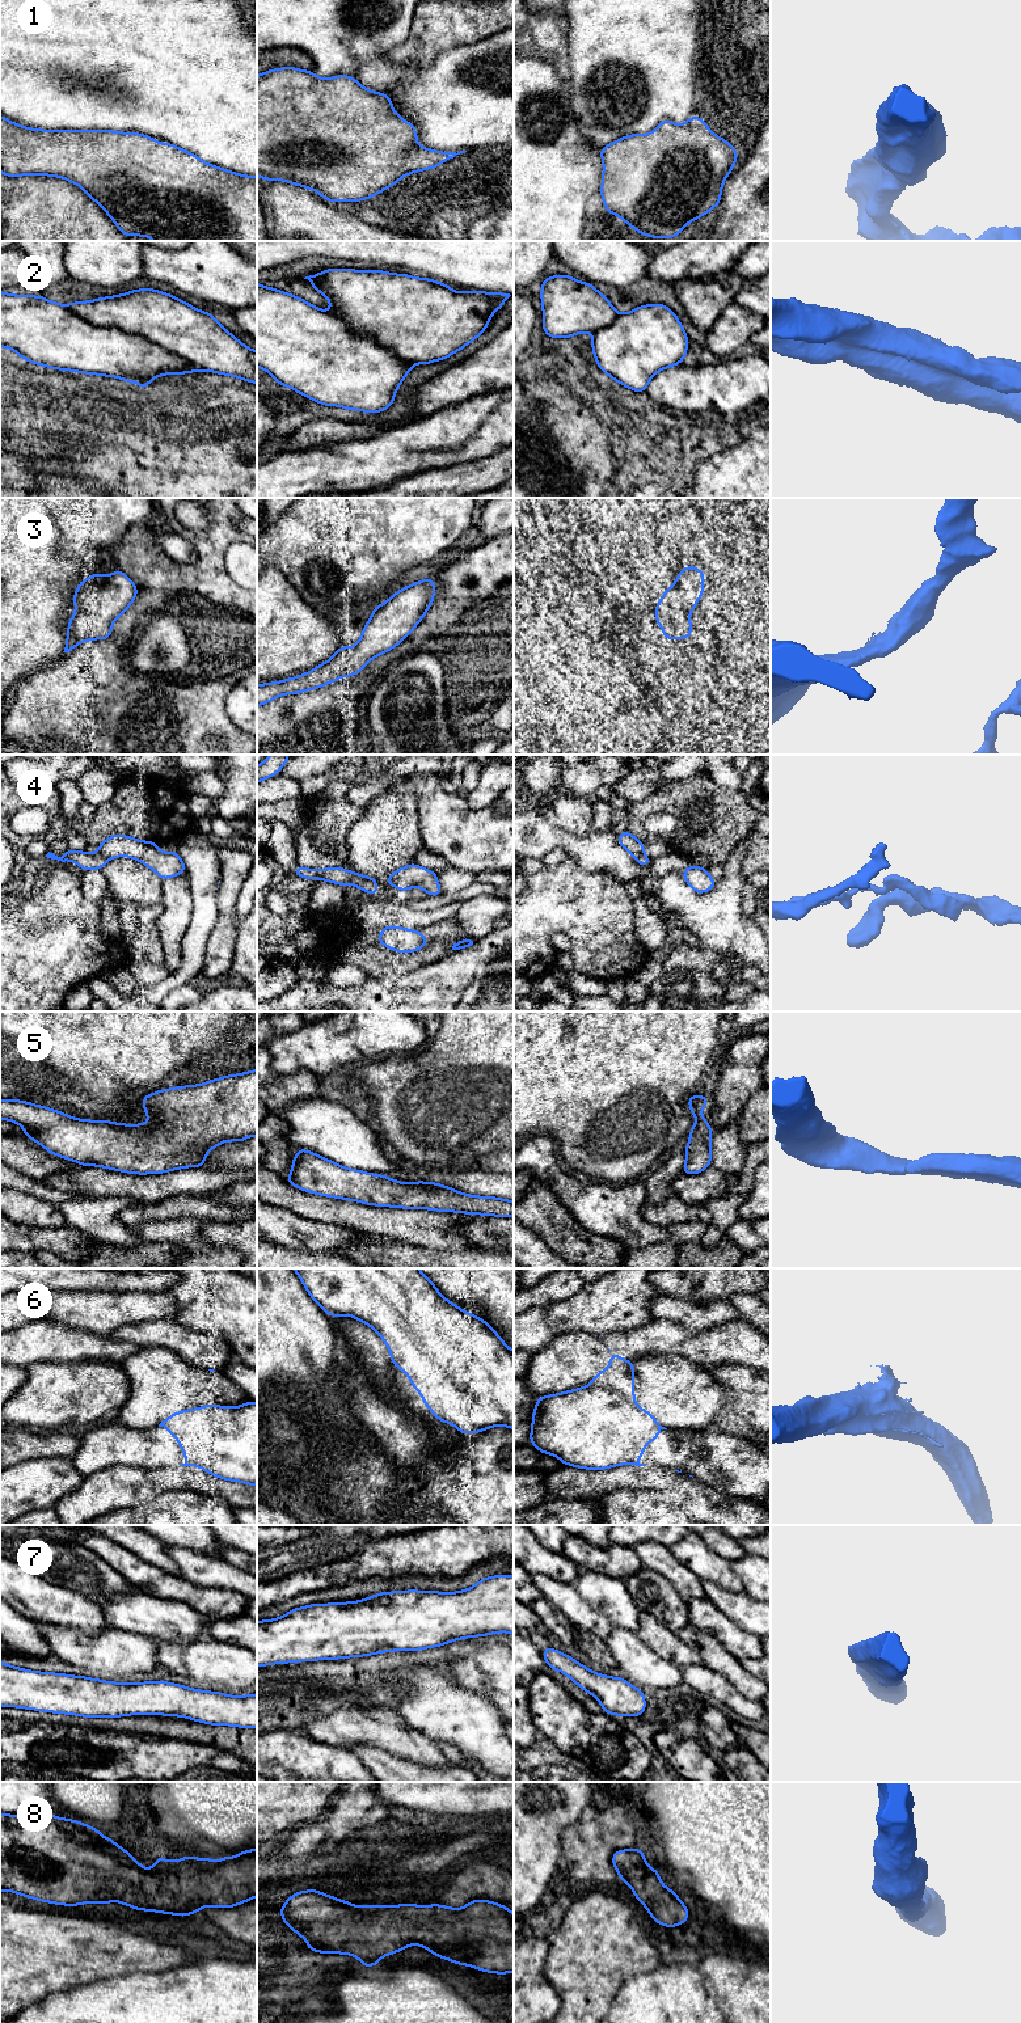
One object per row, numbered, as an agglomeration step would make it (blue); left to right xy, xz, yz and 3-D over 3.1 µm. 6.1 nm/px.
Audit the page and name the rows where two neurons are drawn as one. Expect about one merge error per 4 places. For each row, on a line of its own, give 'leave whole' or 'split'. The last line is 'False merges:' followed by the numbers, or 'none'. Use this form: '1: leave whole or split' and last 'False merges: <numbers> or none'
1: leave whole
2: split
3: leave whole
4: split
5: leave whole
6: leave whole
7: leave whole
8: leave whole
False merges: 2, 4

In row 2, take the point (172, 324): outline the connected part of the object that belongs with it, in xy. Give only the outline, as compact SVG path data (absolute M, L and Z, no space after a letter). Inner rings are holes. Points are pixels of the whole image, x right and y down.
M152 288L67 305L97 326L138 334L194 367L257 384L257 351L225 330L214 314Z

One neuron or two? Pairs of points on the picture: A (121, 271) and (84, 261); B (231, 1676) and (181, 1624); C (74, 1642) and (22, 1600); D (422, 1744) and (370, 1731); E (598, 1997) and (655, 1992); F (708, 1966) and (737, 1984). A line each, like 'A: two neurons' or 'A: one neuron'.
A: one neuron
B: two neurons
C: two neurons
D: one neuron
E: two neurons
F: one neuron

